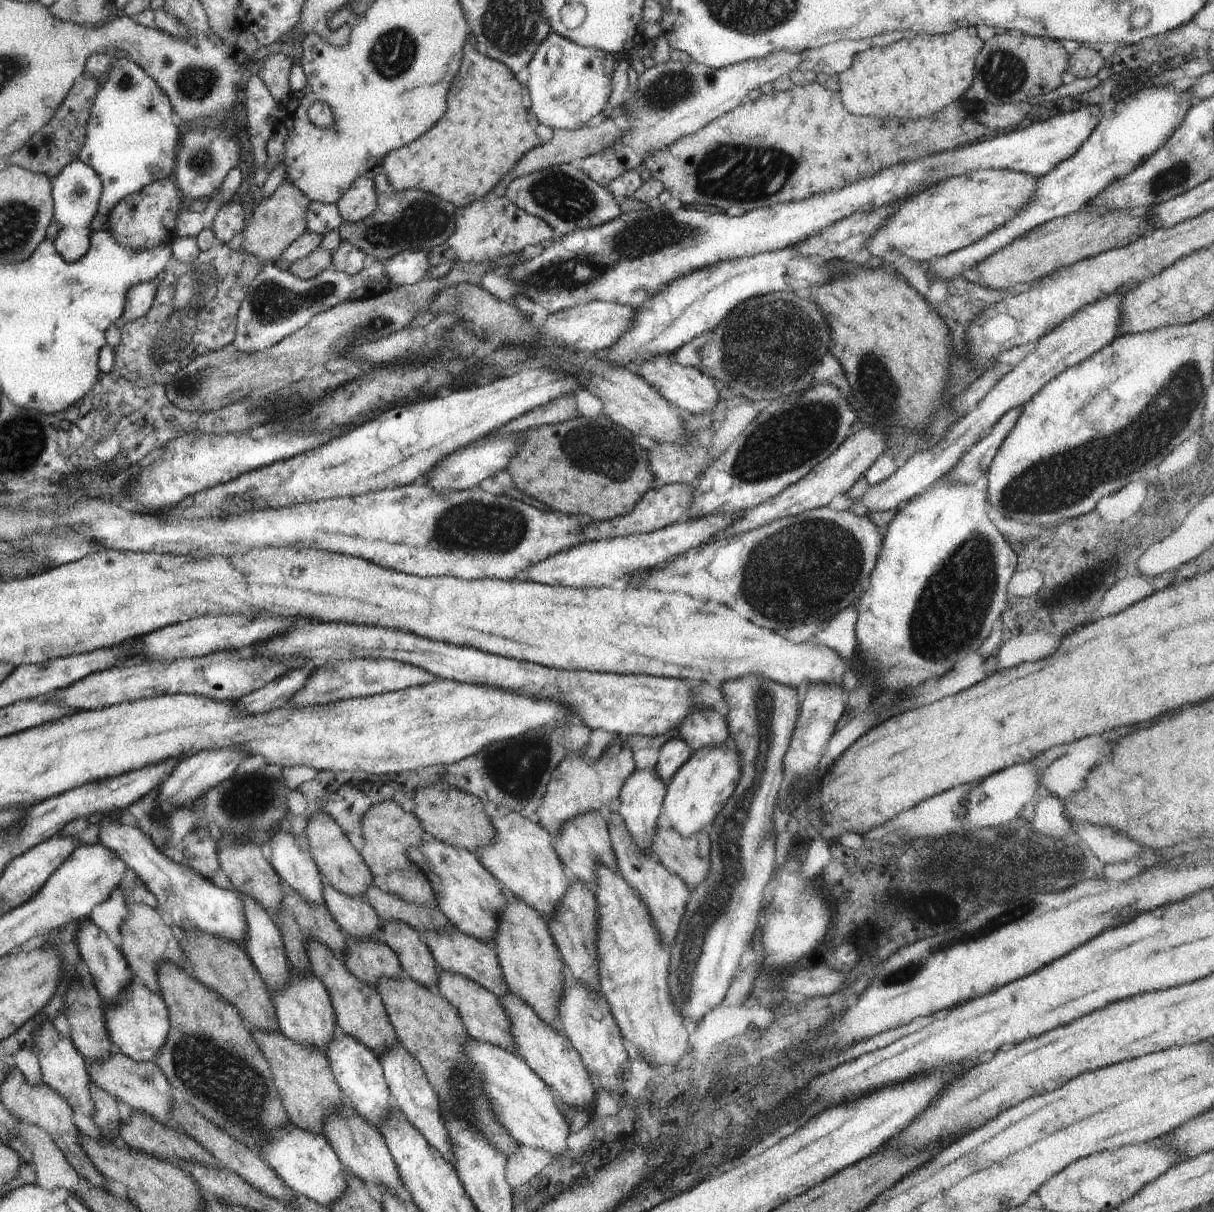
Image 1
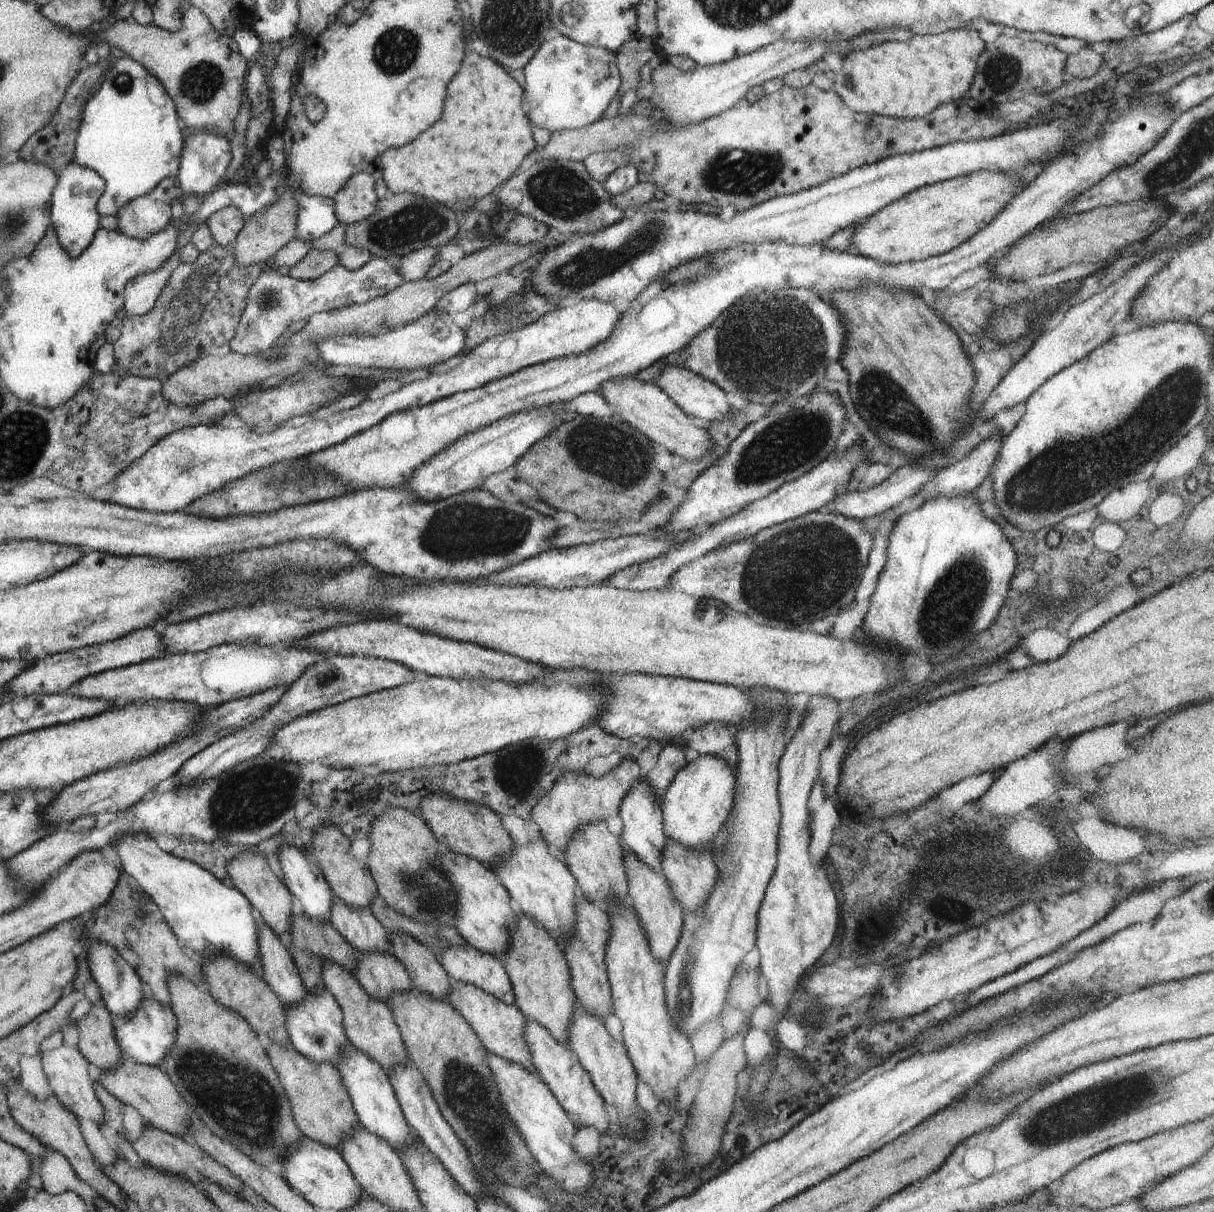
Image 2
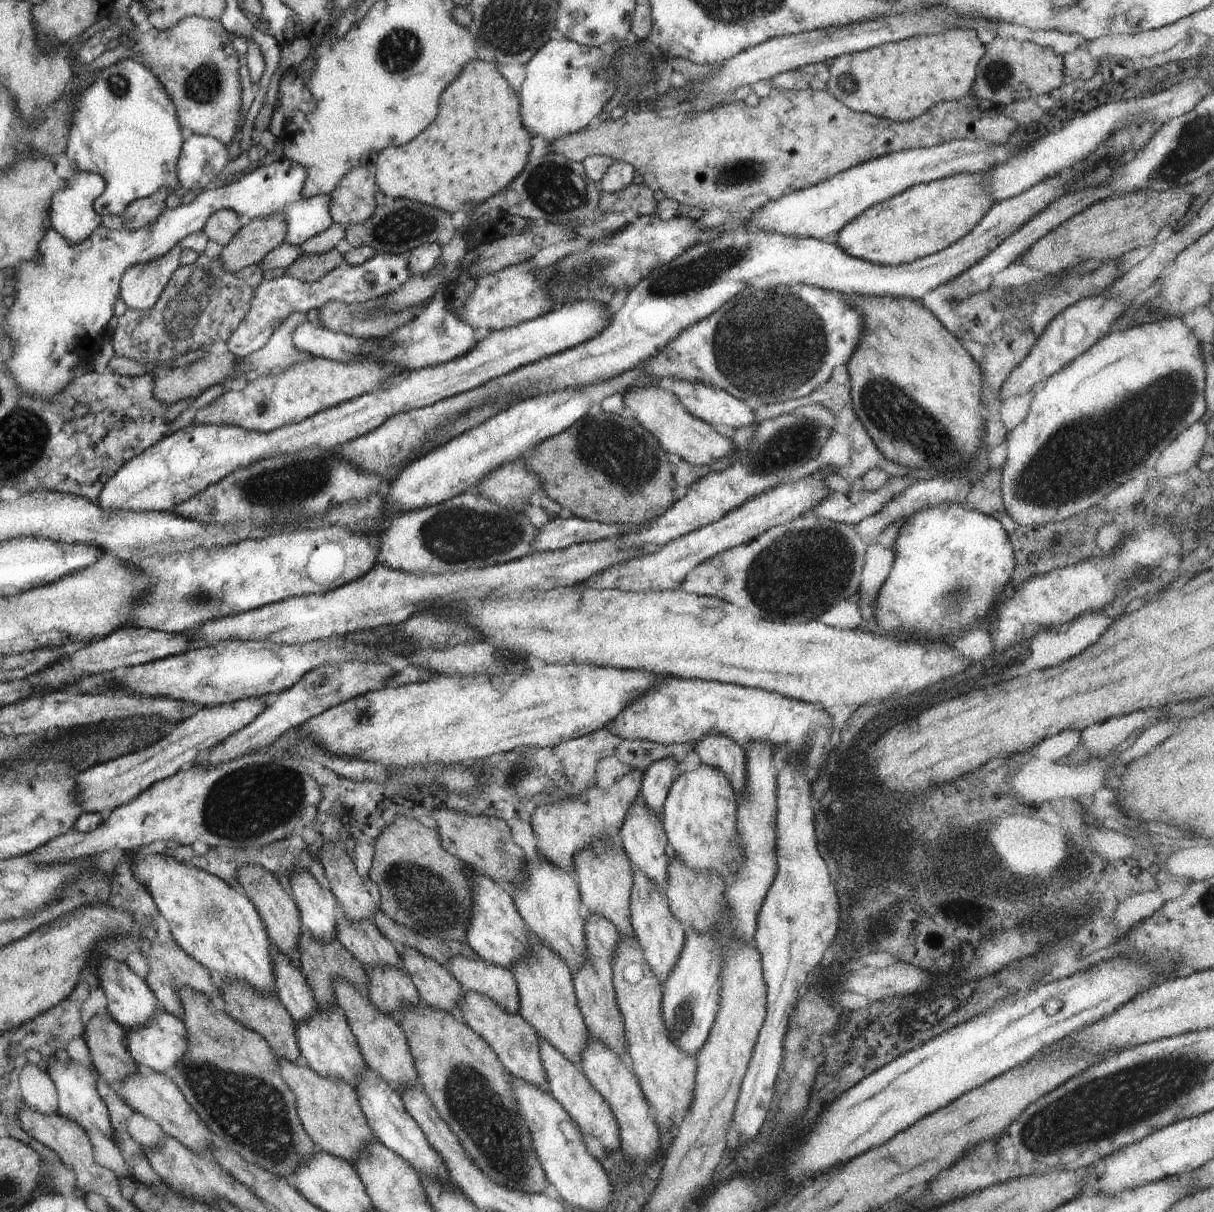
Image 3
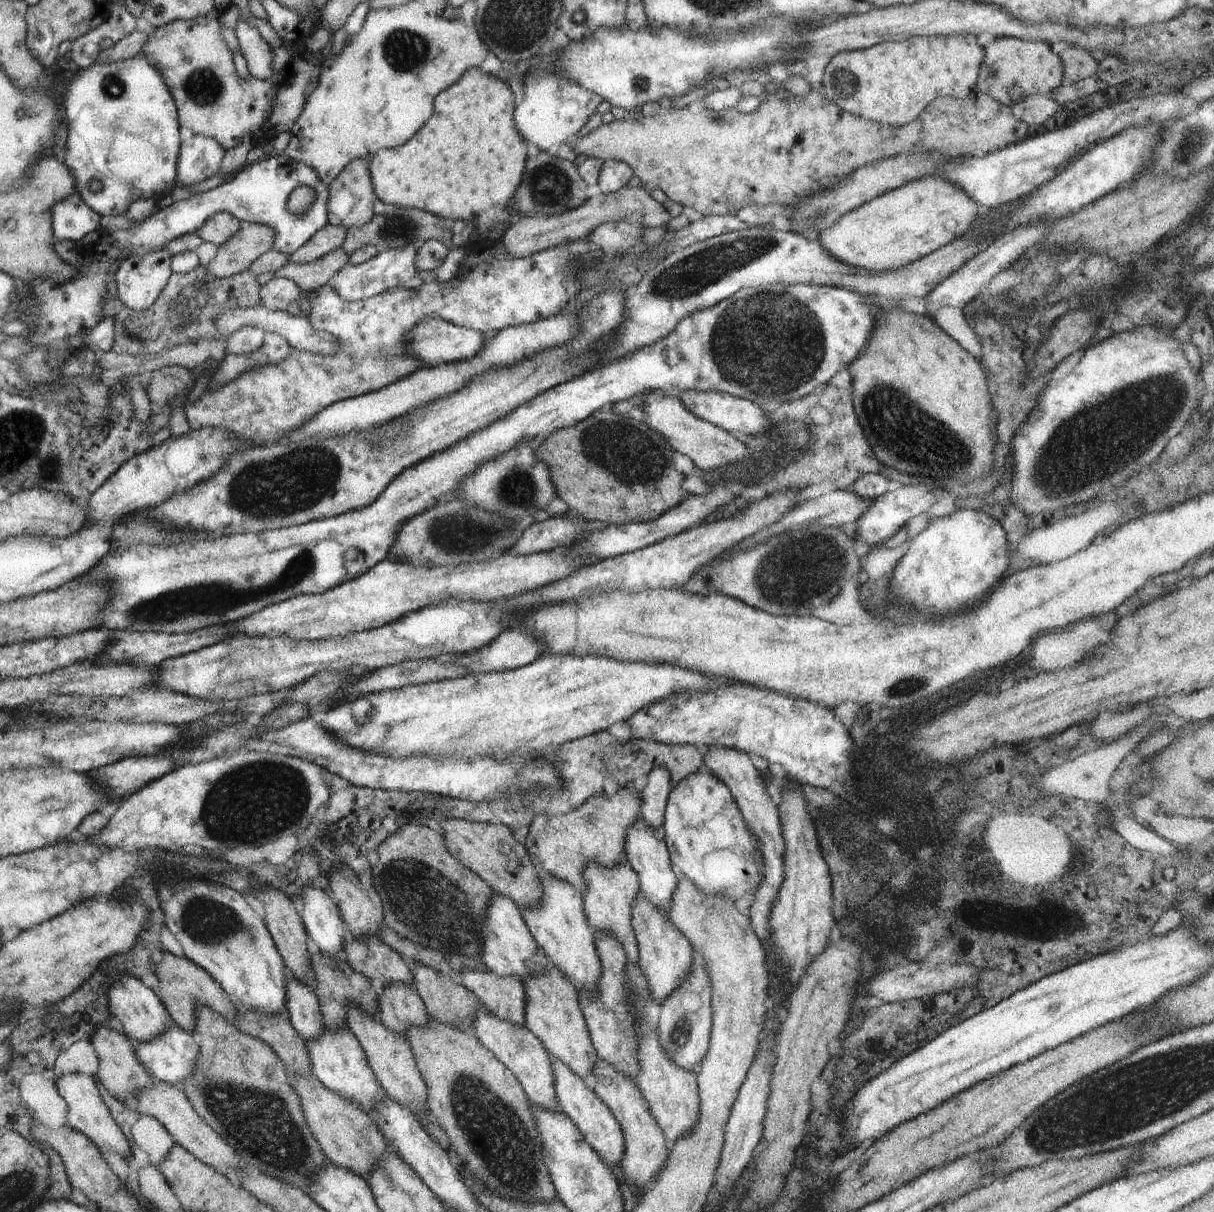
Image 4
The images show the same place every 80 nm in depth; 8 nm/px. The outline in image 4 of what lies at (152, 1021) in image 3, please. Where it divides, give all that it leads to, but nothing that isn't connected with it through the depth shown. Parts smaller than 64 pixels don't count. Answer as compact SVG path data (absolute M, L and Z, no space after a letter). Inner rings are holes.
M172 1023L167 1031L159 1034L156 1038L151 1038L146 1042L140 1042L136 1039L131 1040L130 1044L135 1050L135 1055L151 1073L152 1077L158 1081L164 1081L179 1087L179 1084L186 1078L191 1077L199 1046L193 1033L181 1029L175 1023Z

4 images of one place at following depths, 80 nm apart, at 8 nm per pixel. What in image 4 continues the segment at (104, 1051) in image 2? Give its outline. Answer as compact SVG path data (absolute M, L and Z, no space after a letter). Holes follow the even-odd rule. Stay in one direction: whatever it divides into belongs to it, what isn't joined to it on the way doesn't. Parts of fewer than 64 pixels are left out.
M102 1025L93 1032L90 1039L99 1060L97 1077L100 1079L100 1082L123 1103L124 1095L131 1093L135 1096L140 1089L149 1085L154 1079L135 1055L135 1050L130 1044L131 1040L124 1032L118 1033L115 1029L110 1029Z

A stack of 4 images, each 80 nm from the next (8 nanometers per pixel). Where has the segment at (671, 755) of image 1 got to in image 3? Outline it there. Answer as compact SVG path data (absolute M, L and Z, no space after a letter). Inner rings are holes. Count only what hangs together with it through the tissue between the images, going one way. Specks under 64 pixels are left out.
M672 757L656 759L642 773L640 788L645 805L659 817L662 814L665 798L677 775L678 763Z

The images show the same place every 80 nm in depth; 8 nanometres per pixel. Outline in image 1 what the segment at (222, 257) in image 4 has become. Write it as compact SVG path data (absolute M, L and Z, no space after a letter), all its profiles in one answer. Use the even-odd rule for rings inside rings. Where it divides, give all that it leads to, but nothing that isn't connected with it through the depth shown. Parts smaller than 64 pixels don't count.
M287 179L282 181L275 192L264 198L251 212L236 242L237 246L257 256L261 263L275 263L284 249L300 240L307 231L306 215L310 204L309 198L294 183Z

